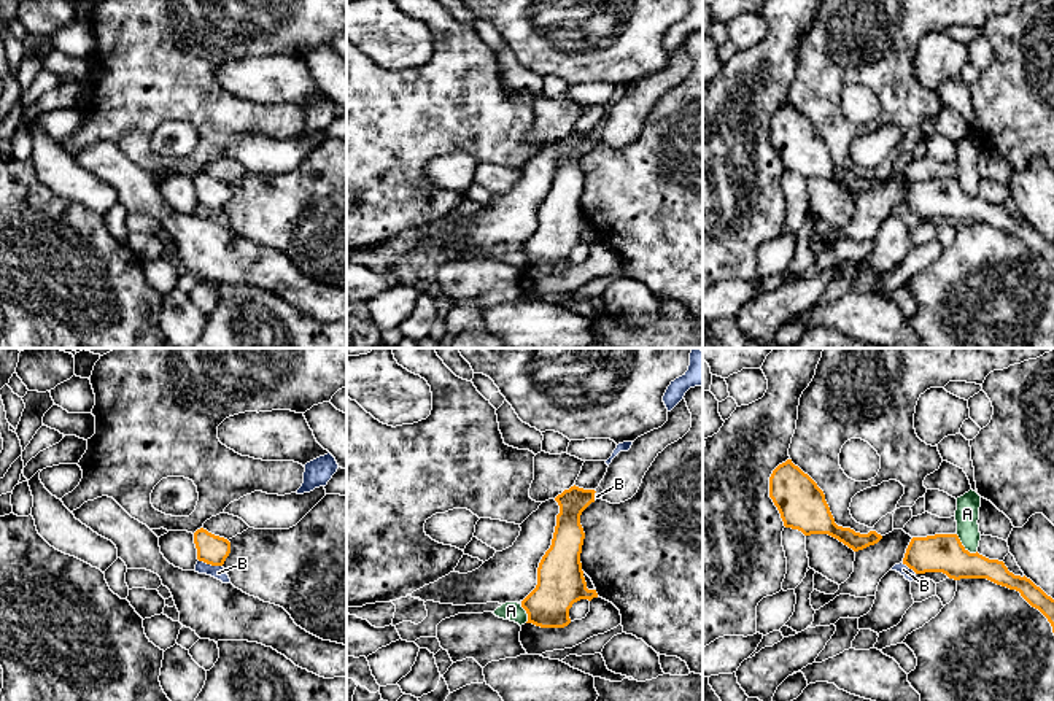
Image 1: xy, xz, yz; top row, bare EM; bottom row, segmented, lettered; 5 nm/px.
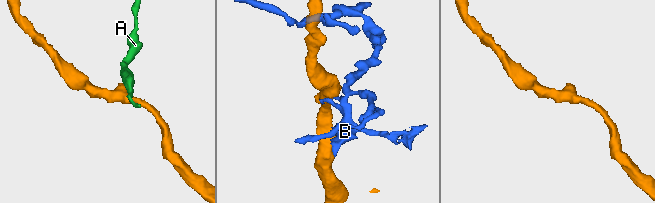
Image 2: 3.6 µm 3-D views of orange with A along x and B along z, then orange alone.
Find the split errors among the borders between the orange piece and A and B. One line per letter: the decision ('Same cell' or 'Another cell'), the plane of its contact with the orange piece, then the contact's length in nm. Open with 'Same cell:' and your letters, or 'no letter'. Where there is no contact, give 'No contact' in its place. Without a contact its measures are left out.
Same cell: no letter
A: Another cell. Touches orange in yz. Shared border 140 nm
B: Another cell. Touches orange in xy. Shared border 120 nm

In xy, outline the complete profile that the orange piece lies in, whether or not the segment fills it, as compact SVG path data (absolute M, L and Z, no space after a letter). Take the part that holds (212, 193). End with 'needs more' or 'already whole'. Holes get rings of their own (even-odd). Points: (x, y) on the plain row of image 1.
M200 172L194 176L197 203L211 210L223 210L231 197L231 186Z; already whole

